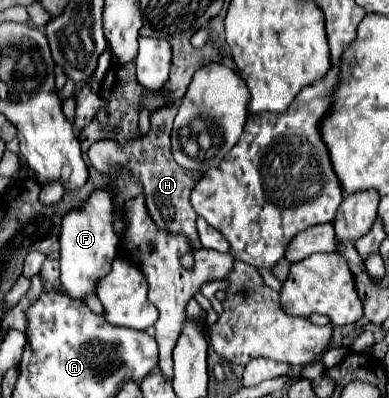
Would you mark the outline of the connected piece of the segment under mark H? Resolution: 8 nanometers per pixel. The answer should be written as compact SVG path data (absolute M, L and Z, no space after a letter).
M175 99L173 103L167 103L167 105L159 107L151 115L151 131L143 139L131 139L123 145L113 141L113 139L103 139L103 141L91 145L89 159L91 159L91 163L97 171L107 173L111 177L117 175L117 169L113 165L125 165L131 171L131 175L139 183L143 183L147 209L149 209L149 215L153 217L153 221L161 229L167 229L171 233L181 233L181 235L189 237L191 243L195 245L195 251L197 251L197 249L201 249L197 227L195 227L197 213L193 211L193 207L189 203L189 193L191 193L191 183L199 181L201 173L191 173L191 171L179 167L175 163L173 155L171 155L171 141L169 141L173 119L175 119L179 103L181 103L181 99Z

